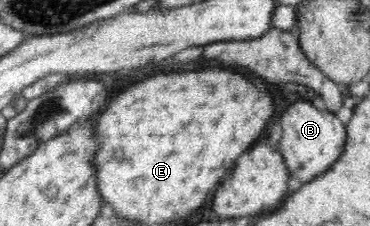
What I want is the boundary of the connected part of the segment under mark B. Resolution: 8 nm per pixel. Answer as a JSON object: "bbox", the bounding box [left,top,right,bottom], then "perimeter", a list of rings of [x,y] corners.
{"bbox":[278,102,345,183],"perimeter":[[[307,102],[291,104],[281,116],[278,151],[291,180],[306,183],[323,174],[339,158],[345,146],[345,124],[335,114],[318,110]]]}

